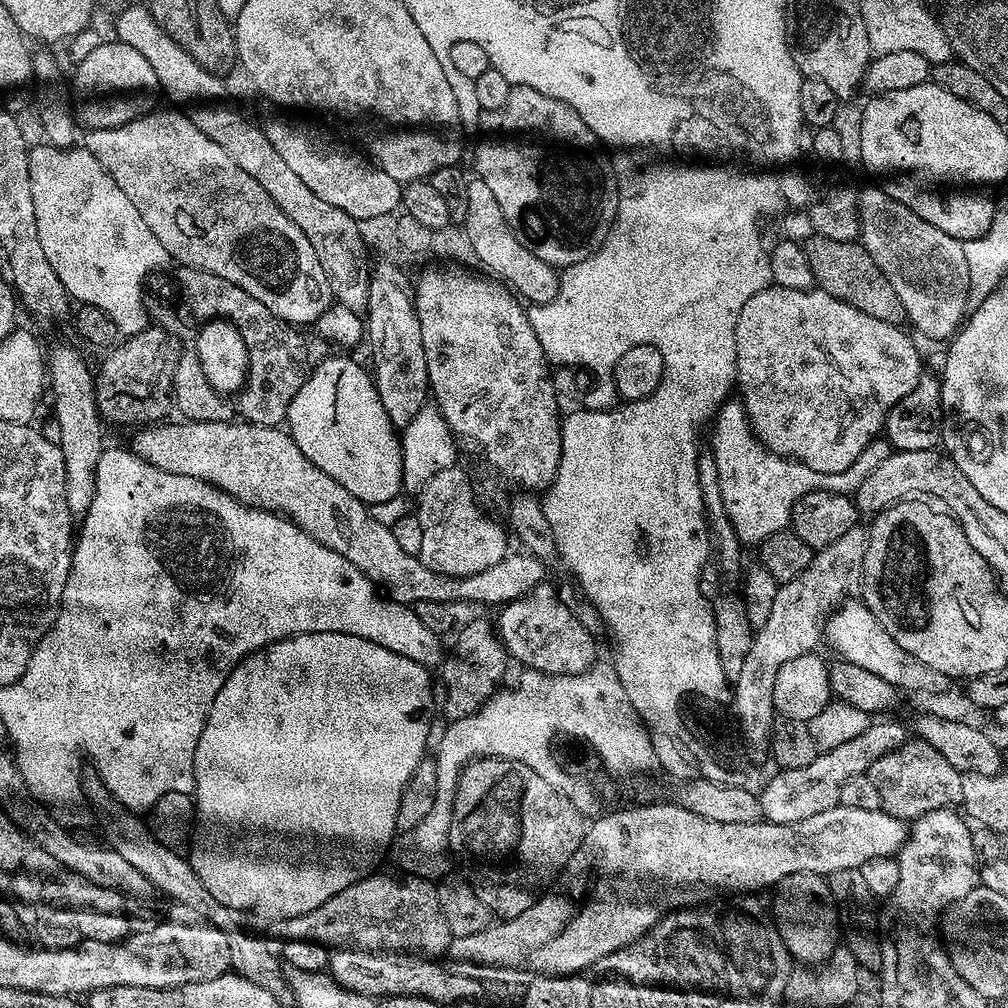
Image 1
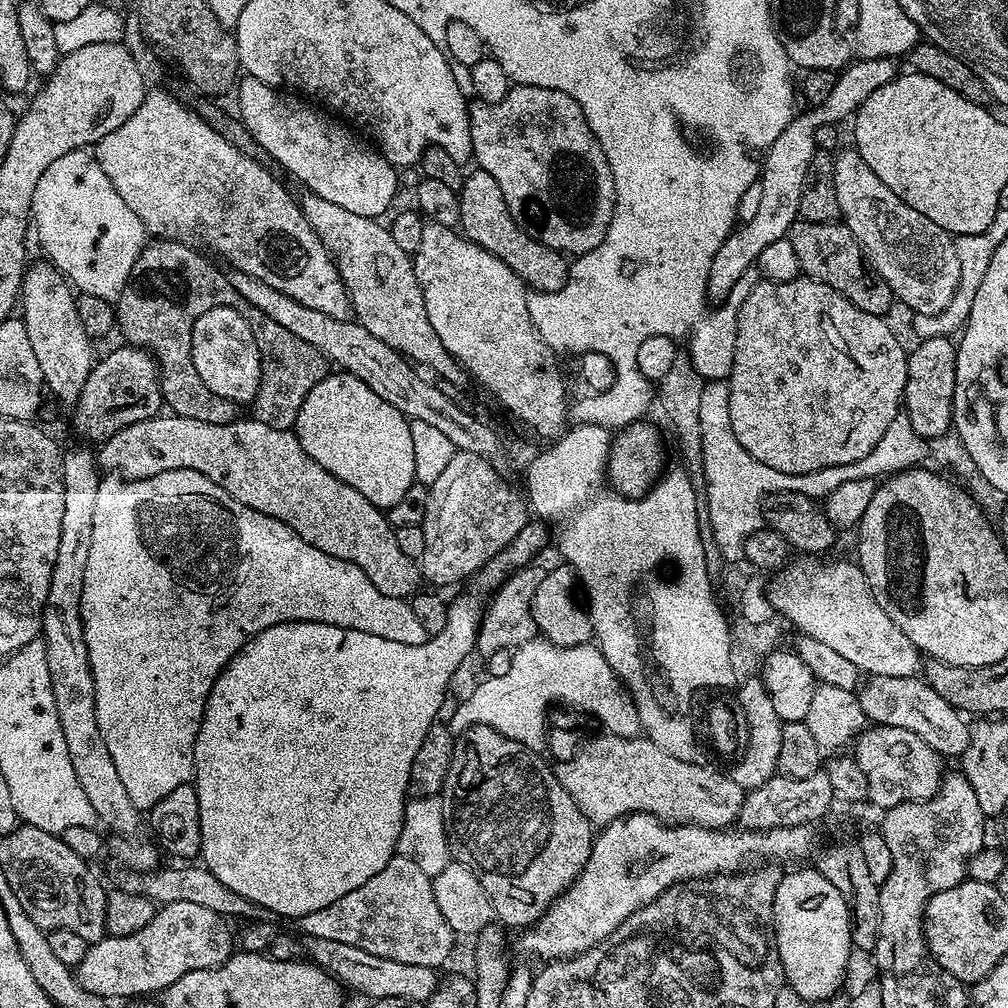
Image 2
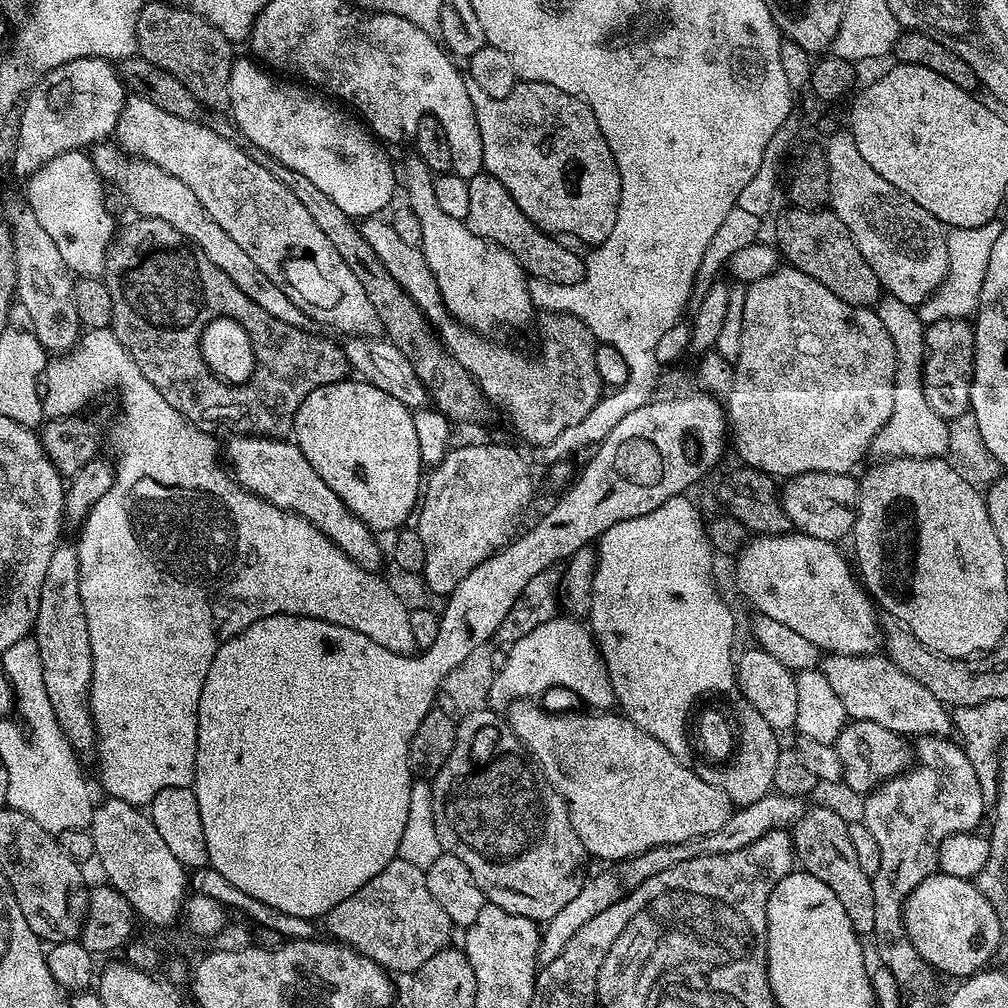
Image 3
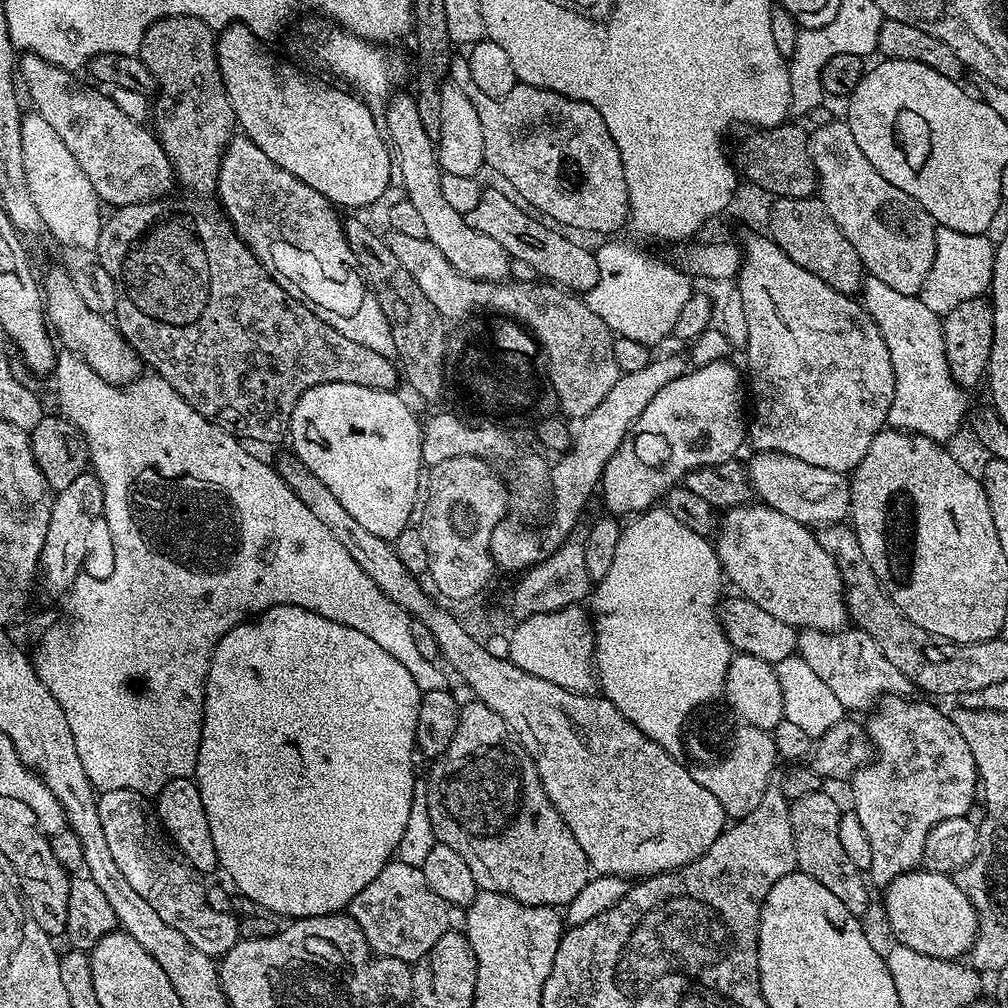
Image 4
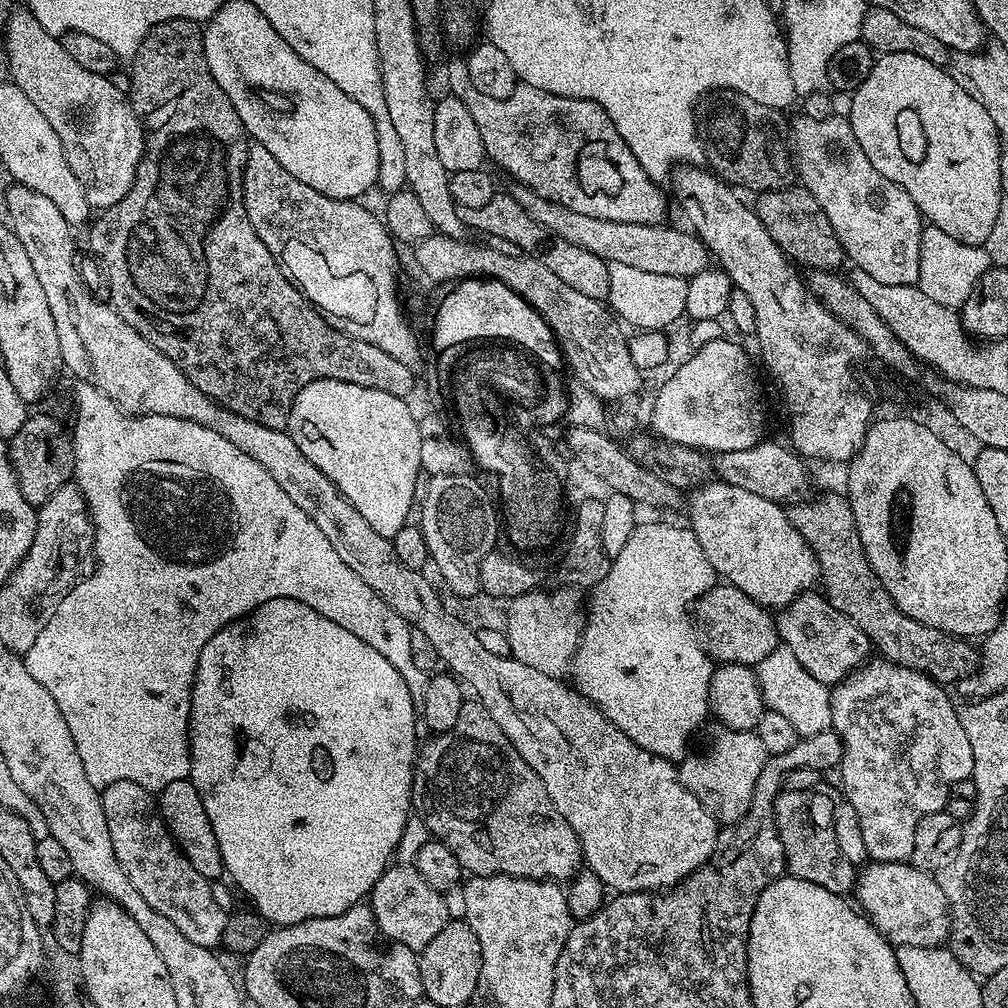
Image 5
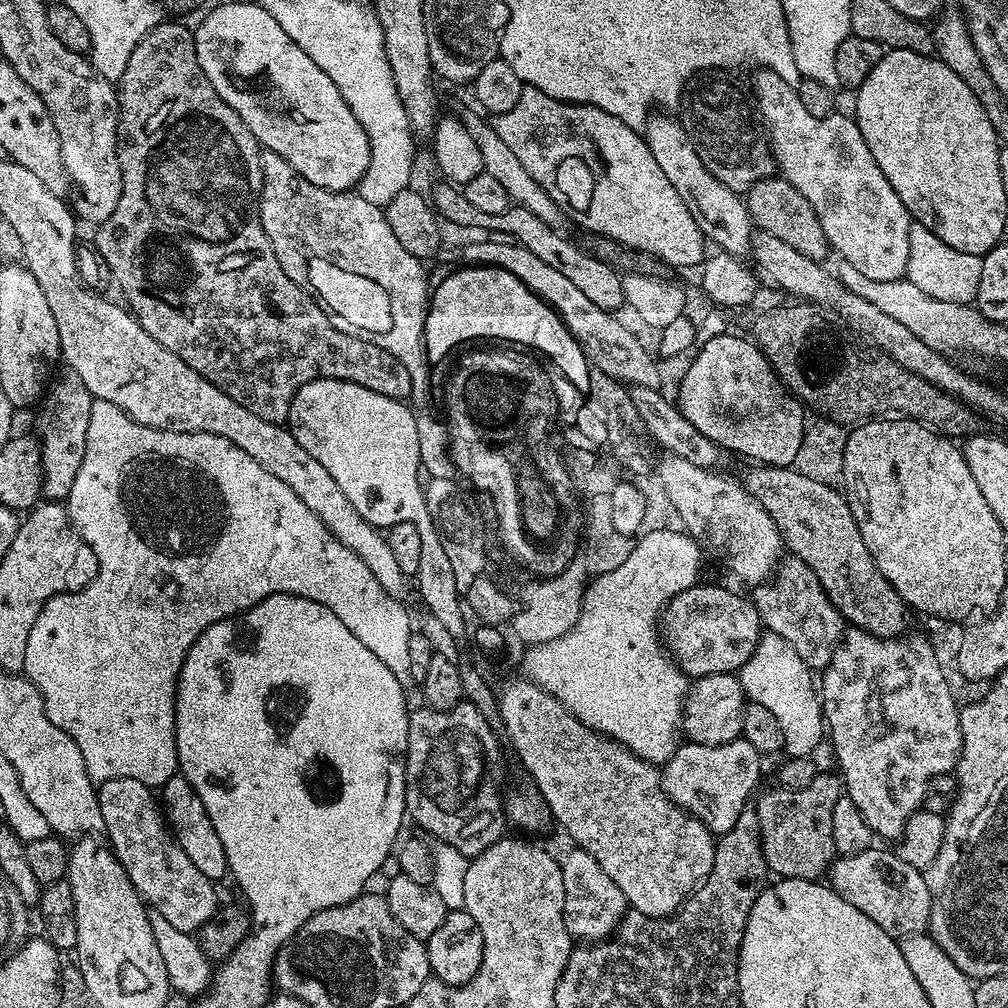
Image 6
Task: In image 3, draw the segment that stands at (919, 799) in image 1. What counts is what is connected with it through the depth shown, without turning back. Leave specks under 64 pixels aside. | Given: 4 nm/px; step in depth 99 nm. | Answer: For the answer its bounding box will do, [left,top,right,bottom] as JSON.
[835,719,914,794]

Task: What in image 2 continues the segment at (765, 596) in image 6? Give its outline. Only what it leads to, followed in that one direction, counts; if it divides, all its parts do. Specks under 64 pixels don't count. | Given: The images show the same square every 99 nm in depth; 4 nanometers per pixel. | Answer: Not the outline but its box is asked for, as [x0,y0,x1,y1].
[859,676,969,758]

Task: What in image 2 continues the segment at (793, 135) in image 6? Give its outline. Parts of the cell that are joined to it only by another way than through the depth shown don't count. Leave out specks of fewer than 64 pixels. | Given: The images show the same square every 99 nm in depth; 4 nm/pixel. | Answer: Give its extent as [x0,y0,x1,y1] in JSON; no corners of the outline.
[834,146,958,316]

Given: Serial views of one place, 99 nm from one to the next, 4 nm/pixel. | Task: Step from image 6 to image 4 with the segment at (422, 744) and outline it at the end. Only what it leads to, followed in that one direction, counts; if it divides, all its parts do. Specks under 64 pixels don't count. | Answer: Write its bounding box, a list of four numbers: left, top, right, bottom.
[426,698,594,906]

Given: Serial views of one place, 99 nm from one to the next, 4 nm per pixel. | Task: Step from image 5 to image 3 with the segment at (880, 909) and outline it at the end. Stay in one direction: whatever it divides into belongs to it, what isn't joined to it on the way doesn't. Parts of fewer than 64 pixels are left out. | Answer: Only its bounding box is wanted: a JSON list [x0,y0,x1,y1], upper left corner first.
[904,874,1005,978]

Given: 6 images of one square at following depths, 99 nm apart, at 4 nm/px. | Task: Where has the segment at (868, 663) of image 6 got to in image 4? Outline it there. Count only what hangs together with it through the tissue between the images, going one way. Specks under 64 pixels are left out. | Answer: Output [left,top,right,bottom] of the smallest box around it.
[850,694,978,886]

